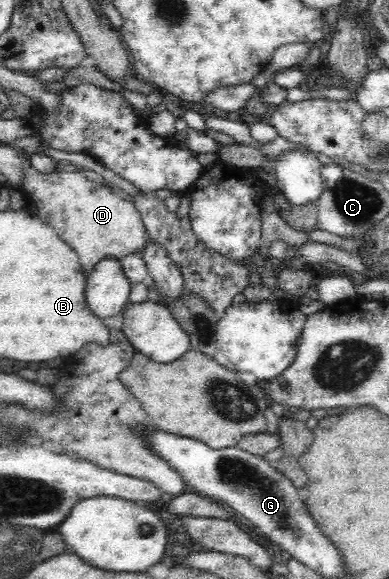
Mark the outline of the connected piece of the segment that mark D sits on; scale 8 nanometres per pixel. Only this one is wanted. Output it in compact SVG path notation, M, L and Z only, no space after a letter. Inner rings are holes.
M27 162L23 164L24 181L20 182L18 190L26 197L27 207L44 223L54 228L60 238L78 254L79 264L86 276L104 258L113 257L116 261L121 261L126 255L142 250L146 241L144 224L132 201L119 198L110 188L88 180L80 171L40 173L28 166Z

